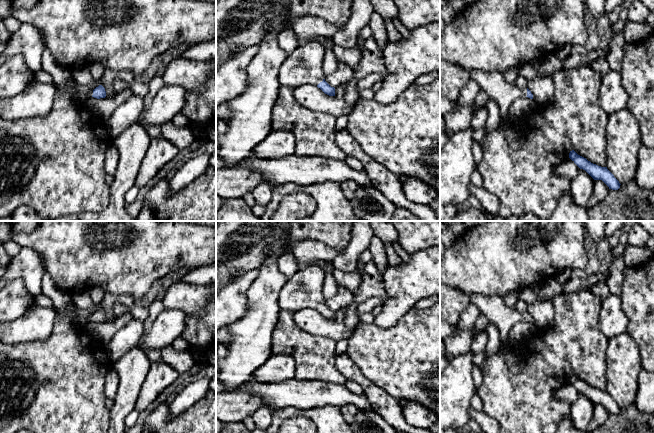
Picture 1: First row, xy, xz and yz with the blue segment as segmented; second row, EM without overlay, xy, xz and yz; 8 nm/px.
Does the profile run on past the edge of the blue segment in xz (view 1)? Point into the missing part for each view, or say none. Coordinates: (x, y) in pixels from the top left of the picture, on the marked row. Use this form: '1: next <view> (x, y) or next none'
1: next xz (304, 65)

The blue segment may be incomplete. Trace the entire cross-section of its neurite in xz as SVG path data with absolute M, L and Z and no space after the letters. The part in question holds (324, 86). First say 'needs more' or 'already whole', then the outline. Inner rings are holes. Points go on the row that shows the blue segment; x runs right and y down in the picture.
needs more | M315 41L298 47L282 64L278 80L280 85L295 88L303 84L313 84L325 94L335 96L335 88L331 87L323 75L325 48Z

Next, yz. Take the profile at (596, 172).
already whole | M574 150L570 151L569 158L580 168L585 170L594 180L602 180L609 189L618 190L620 188L619 181L607 169L591 163L586 158L578 155Z

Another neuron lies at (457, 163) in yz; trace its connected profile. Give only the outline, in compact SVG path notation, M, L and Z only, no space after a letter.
M472 127L453 133L440 147L440 206L466 202L471 196L471 174L477 169L473 158Z

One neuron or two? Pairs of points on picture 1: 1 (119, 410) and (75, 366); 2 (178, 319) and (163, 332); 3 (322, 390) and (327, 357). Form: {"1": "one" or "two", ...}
{"1": "two", "2": "one", "3": "two"}

